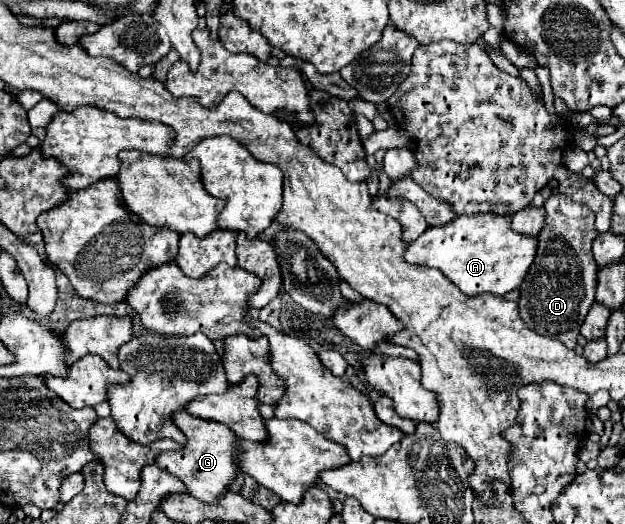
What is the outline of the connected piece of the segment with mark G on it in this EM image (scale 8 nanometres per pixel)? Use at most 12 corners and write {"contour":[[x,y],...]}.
{"contour":[[171,413],[187,437],[155,463],[205,503],[239,467],[237,435],[217,421]]}

